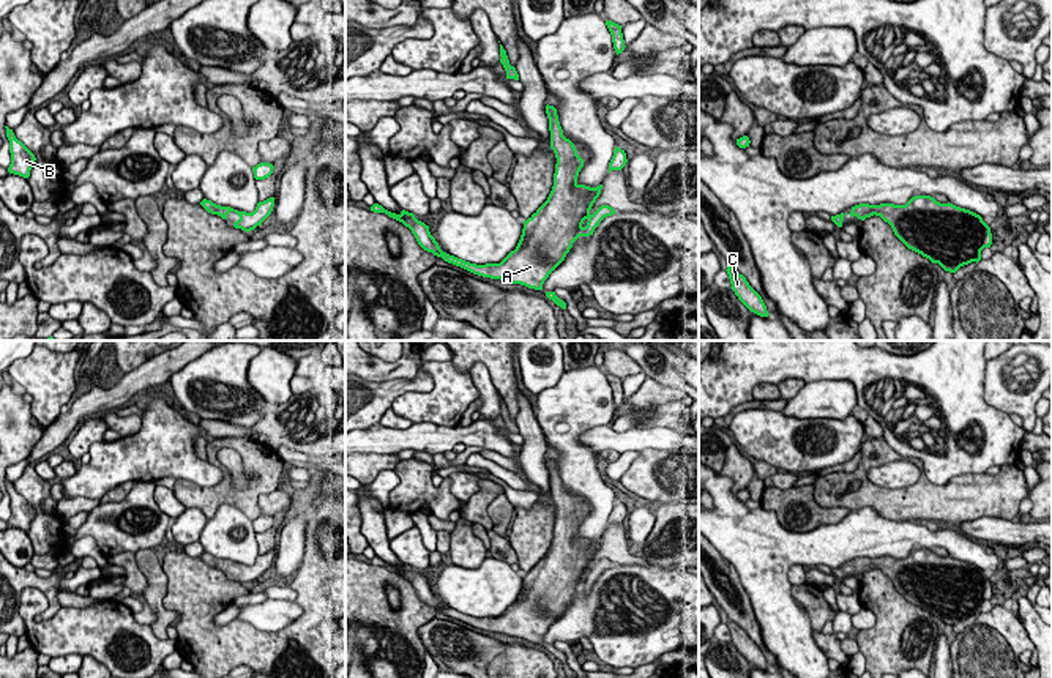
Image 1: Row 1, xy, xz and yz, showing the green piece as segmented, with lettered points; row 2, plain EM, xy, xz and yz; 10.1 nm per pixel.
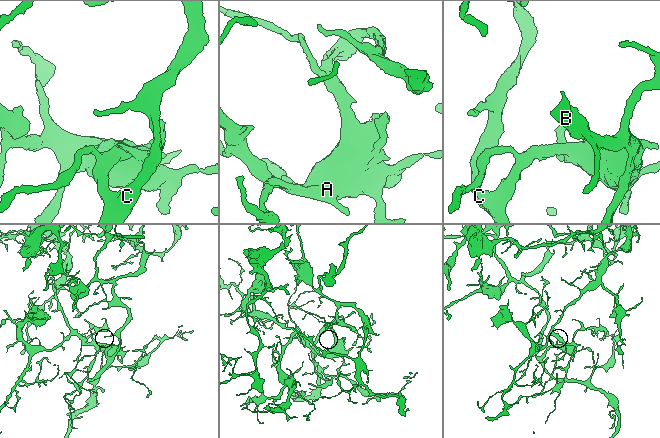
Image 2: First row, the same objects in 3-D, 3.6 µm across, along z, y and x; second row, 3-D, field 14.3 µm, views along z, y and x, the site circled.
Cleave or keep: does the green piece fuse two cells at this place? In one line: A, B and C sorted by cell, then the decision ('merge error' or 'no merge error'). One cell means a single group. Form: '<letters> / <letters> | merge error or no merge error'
A B C | no merge error

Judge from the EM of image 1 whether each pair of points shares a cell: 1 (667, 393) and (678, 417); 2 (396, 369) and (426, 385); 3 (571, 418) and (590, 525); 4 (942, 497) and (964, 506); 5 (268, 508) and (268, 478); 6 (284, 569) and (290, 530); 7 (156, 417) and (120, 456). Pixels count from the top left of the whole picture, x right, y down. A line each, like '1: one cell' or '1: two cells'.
1: two cells
2: two cells
3: one cell
4: one cell
5: two cells
6: one cell
7: one cell

